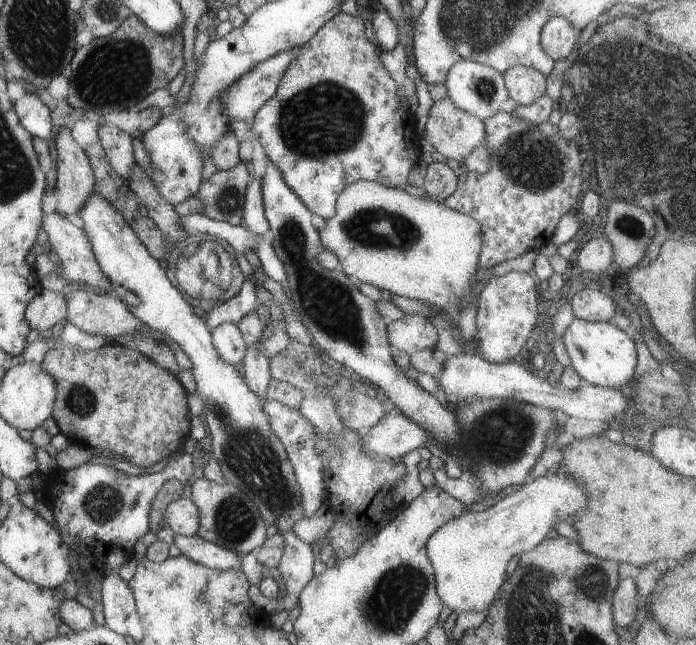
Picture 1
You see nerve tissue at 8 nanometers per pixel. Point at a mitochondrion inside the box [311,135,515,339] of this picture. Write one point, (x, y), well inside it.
(370, 228)

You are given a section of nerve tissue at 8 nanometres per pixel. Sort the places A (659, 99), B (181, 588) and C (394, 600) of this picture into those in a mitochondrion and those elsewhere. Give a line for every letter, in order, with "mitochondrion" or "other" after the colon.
A: mitochondrion
B: other
C: mitochondrion

